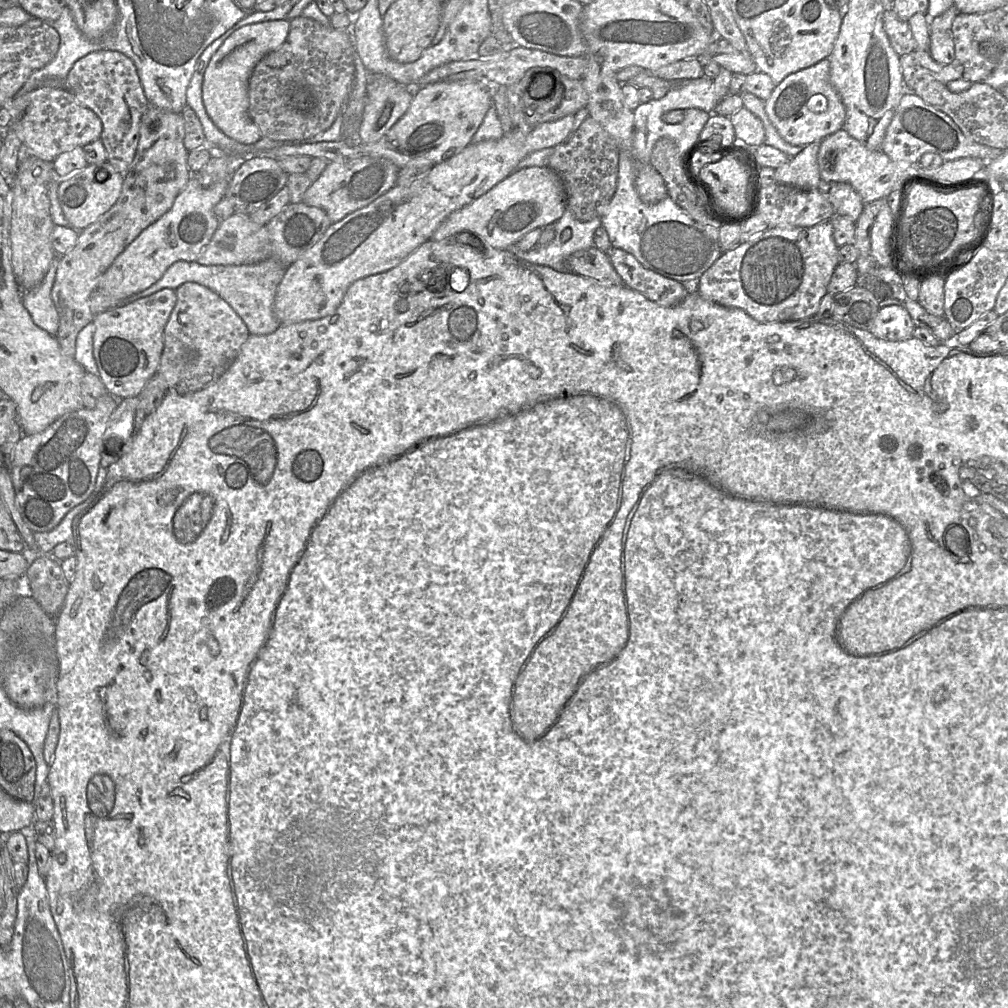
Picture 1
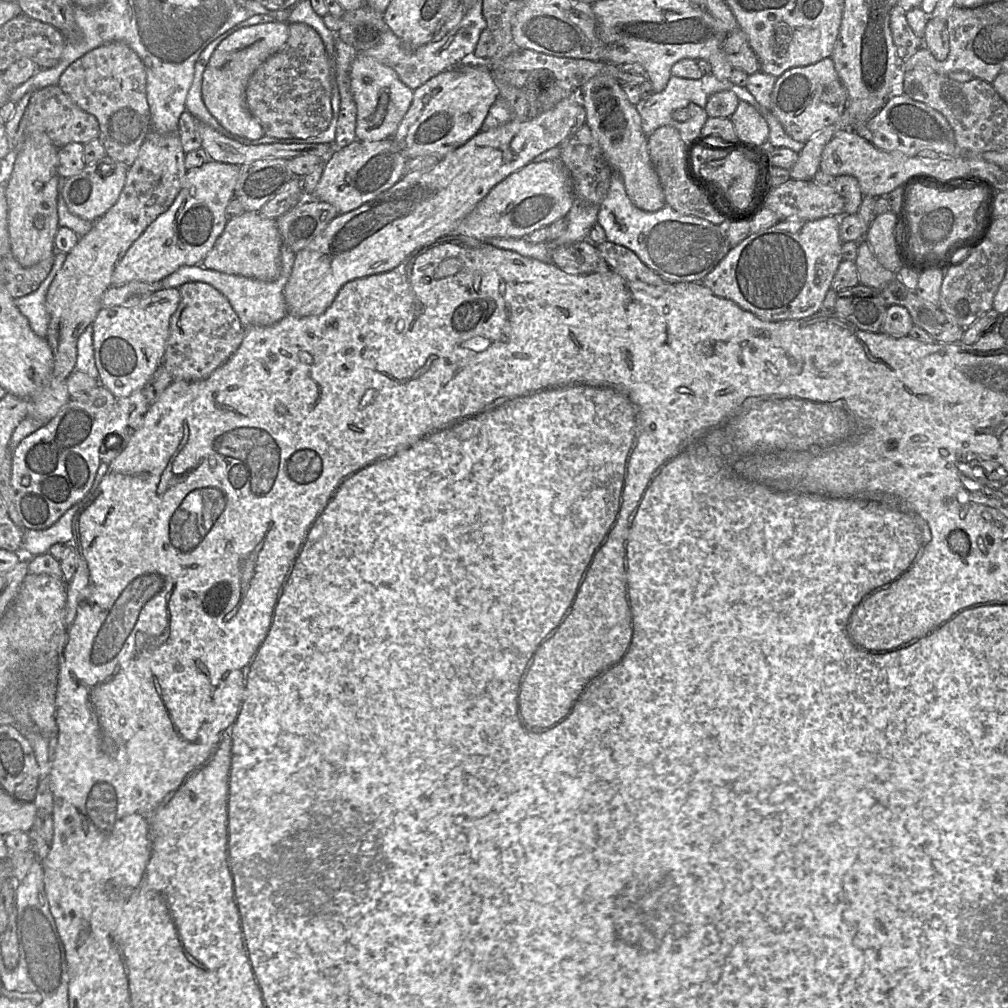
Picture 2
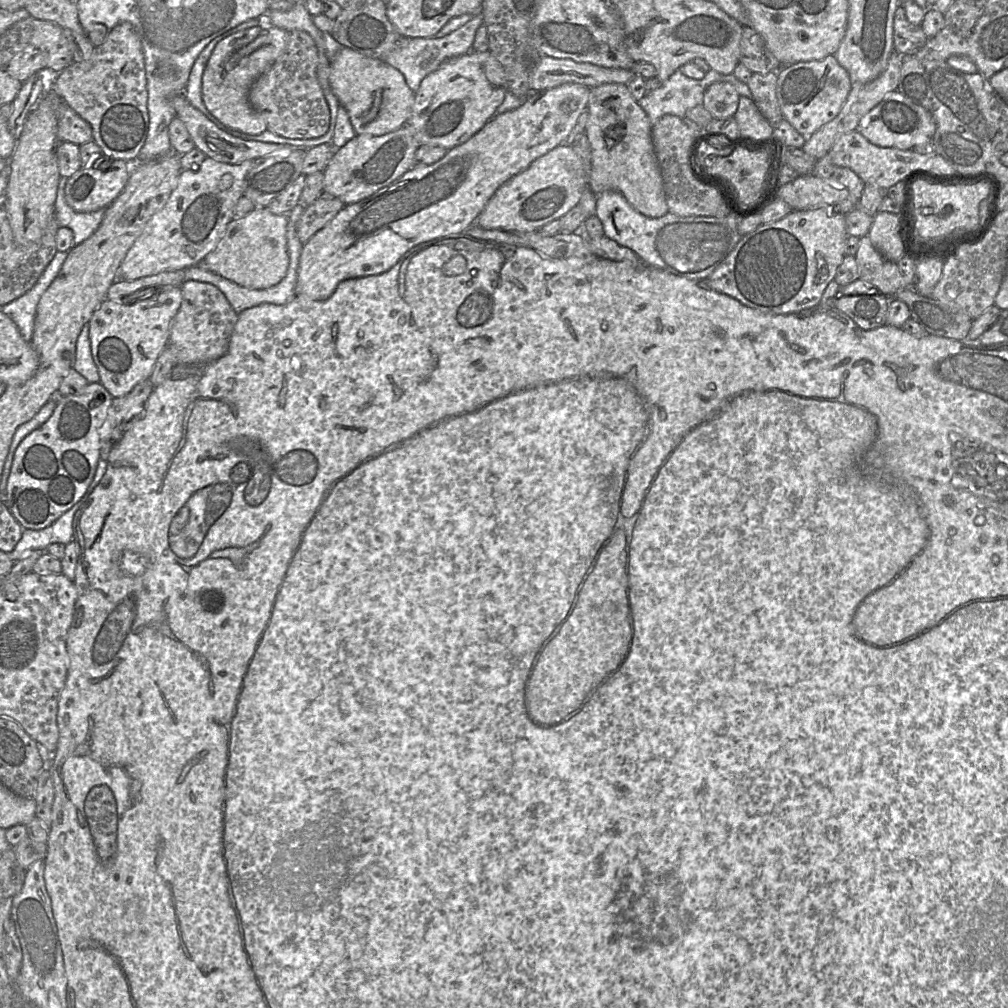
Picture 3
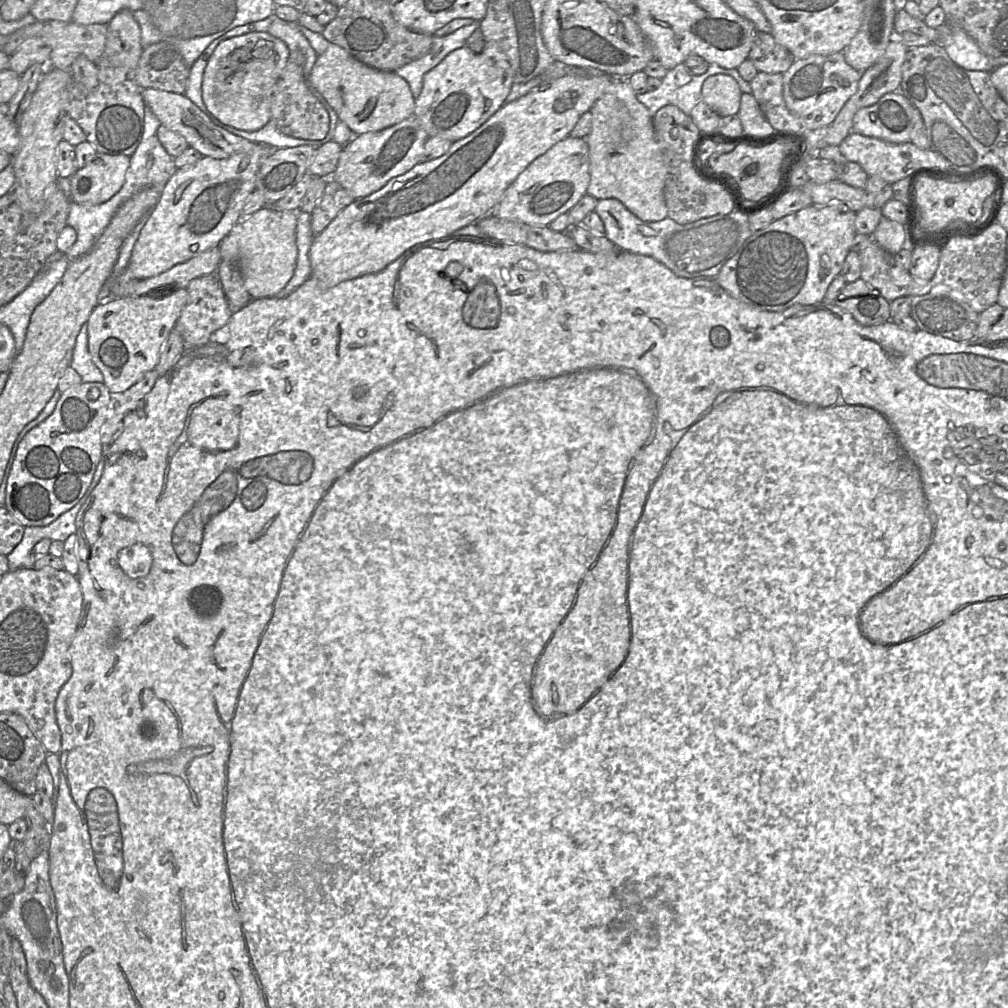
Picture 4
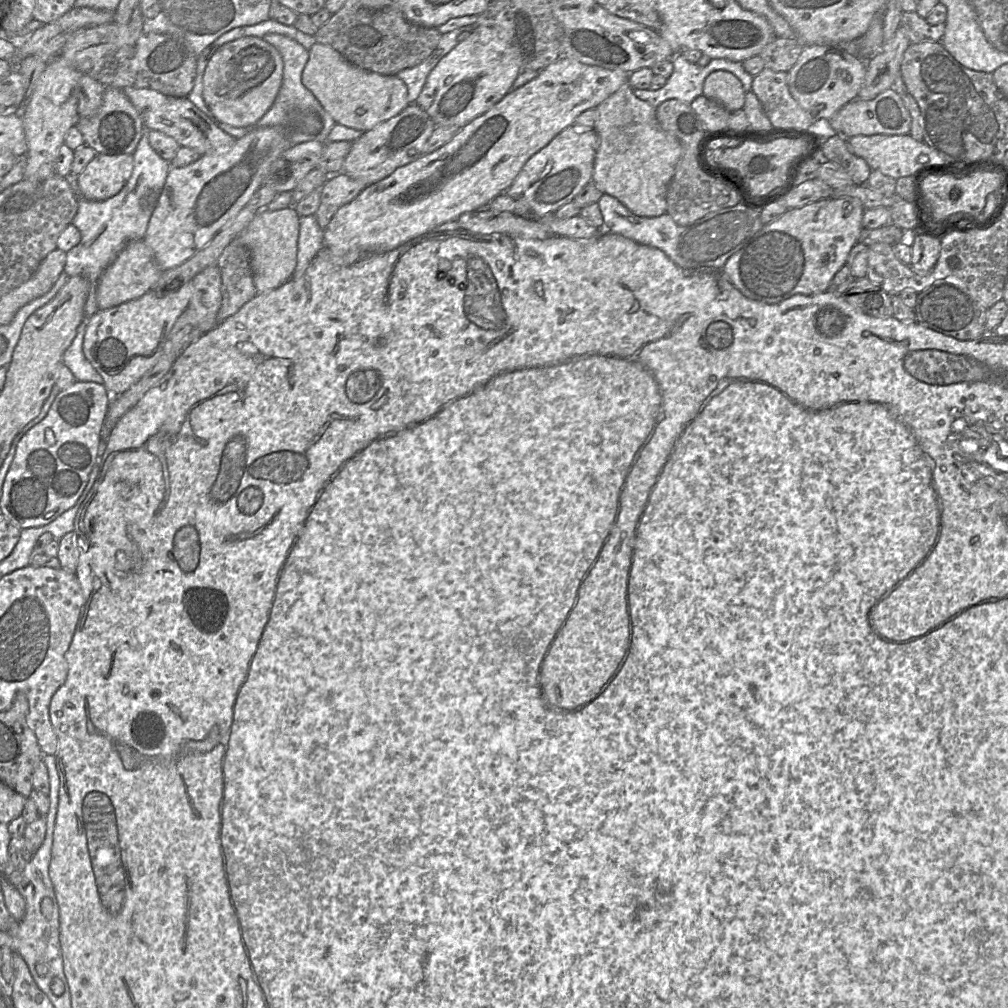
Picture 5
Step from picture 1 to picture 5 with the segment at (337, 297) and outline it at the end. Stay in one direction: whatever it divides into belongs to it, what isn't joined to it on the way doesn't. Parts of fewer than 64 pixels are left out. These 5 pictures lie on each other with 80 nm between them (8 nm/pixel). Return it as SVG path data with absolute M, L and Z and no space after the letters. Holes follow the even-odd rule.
M558 58L540 70L532 80L509 91L490 109L460 128L449 142L367 185L354 199L341 206L324 230L324 246L331 252L333 262L348 266L365 253L390 251L415 237L435 231L446 222L456 221L465 212L486 207L510 187L532 155L562 130L573 125L580 113L596 108L627 83L628 76L629 73L623 70L588 65L573 58Z

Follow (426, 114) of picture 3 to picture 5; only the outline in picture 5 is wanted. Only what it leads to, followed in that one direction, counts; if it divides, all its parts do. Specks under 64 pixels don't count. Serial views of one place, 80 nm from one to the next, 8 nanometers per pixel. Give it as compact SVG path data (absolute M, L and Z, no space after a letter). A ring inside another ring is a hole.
M474 25L469 36L459 42L429 73L415 101L437 125L464 127L501 100L521 72L517 47L491 26Z

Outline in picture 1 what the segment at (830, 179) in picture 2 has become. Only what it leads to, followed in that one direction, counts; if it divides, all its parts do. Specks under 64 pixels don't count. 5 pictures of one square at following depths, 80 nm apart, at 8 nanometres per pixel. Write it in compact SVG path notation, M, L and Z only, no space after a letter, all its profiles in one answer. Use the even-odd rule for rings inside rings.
M821 179L818 190L827 195L835 216L846 217L856 223L863 212L864 202L849 183L827 182Z

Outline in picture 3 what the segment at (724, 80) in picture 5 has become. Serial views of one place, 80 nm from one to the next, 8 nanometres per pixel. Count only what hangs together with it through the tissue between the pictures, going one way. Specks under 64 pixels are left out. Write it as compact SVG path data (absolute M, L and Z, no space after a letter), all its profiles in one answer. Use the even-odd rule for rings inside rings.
M714 82L709 85L703 98L704 108L713 119L733 117L739 105L740 94L729 82Z

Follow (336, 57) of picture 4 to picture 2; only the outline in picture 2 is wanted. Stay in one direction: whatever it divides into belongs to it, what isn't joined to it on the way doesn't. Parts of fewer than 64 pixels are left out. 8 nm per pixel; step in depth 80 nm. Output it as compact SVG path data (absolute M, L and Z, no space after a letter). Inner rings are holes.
M357 53L351 63L350 87L357 107L356 138L378 141L392 137L412 103L413 90L401 81L398 74L391 67L364 53Z

